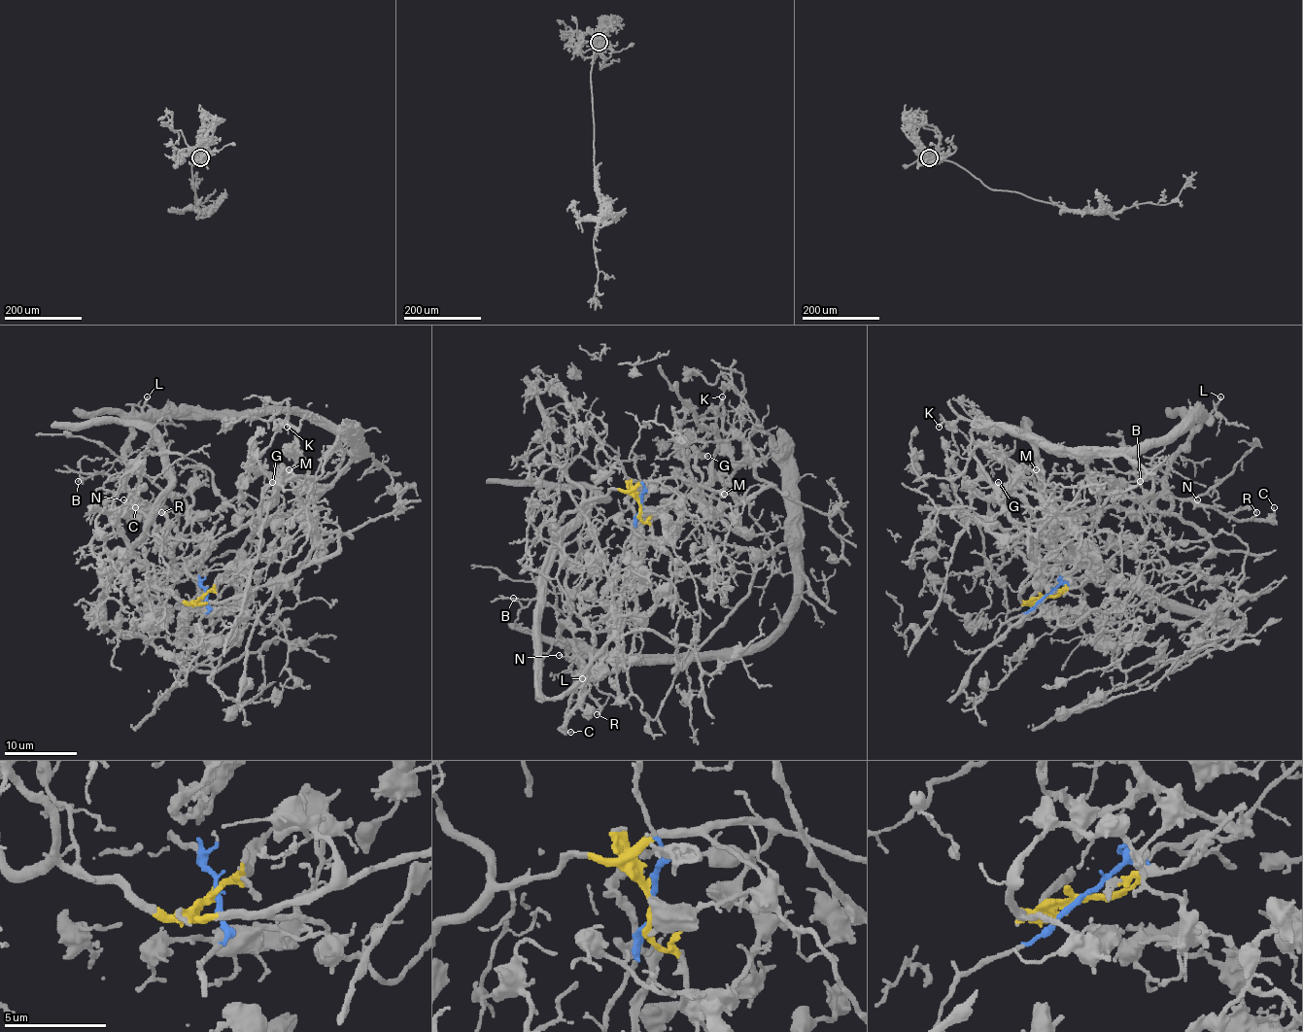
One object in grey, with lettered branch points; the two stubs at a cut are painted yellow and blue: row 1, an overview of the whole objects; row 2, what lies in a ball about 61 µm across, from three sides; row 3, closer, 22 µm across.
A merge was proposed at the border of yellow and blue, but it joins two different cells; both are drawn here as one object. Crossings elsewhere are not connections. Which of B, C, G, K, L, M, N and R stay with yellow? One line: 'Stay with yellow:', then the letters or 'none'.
Stay with yellow: G, K, M

